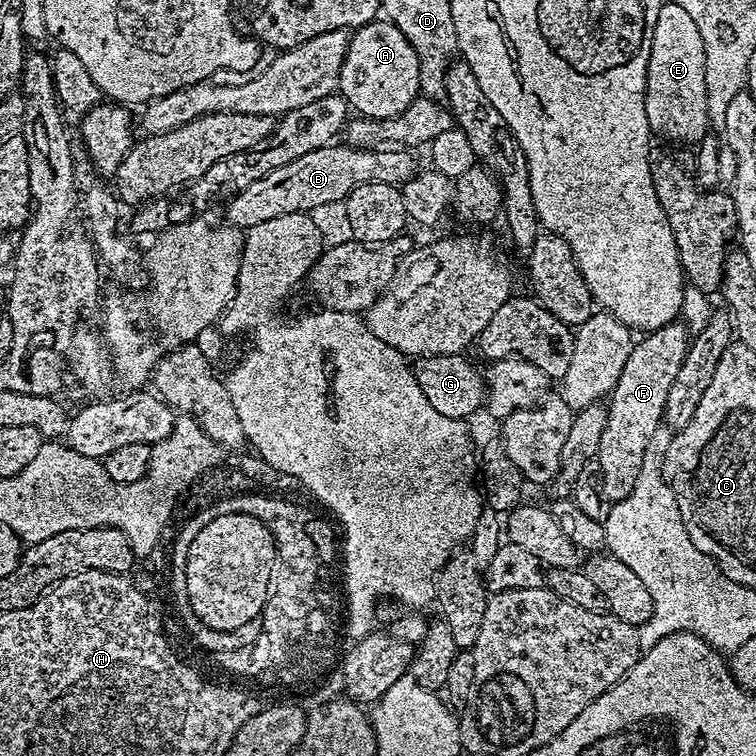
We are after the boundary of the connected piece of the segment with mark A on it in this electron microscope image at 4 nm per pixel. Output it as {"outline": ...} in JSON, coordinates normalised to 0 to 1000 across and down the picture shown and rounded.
{"outline":[[[499,24],[487,32],[480,32],[476,37],[464,44],[458,66],[458,77],[452,82],[450,94],[448,126],[460,134],[460,142],[467,149],[489,159],[515,159],[532,146],[537,146],[545,139],[556,120],[556,89],[553,87],[553,71],[548,71],[548,61],[526,40],[526,34],[512,24]]]}

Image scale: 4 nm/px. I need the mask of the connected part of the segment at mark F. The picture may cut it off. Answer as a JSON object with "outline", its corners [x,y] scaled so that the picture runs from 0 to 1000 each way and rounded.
{"outline":[[[890,426],[882,434],[864,438],[852,451],[837,454],[833,474],[828,474],[828,485],[817,499],[817,511],[812,511],[807,530],[803,533],[804,557],[802,569],[794,581],[794,602],[791,615],[791,639],[795,652],[804,664],[827,661],[836,652],[844,638],[844,627],[849,622],[849,611],[854,595],[860,590],[860,579],[865,579],[869,566],[874,565],[881,542],[881,532],[886,521],[886,511],[892,511],[892,500],[897,500],[897,489],[902,489],[902,479],[910,467],[913,439],[903,427]]]}

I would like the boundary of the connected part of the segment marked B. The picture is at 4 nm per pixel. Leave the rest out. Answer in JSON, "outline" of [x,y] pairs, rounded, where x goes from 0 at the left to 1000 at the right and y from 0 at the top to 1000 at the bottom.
{"outline":[[[440,188],[433,196],[410,198],[410,204],[399,204],[399,209],[389,209],[389,214],[378,214],[378,220],[368,220],[368,225],[357,225],[357,230],[341,235],[341,241],[331,241],[331,246],[316,250],[306,261],[306,290],[327,304],[357,288],[373,288],[390,280],[411,282],[413,275],[429,275],[433,270],[448,271],[480,243],[533,245],[549,226],[541,200],[491,201],[487,196],[451,190]]]}

